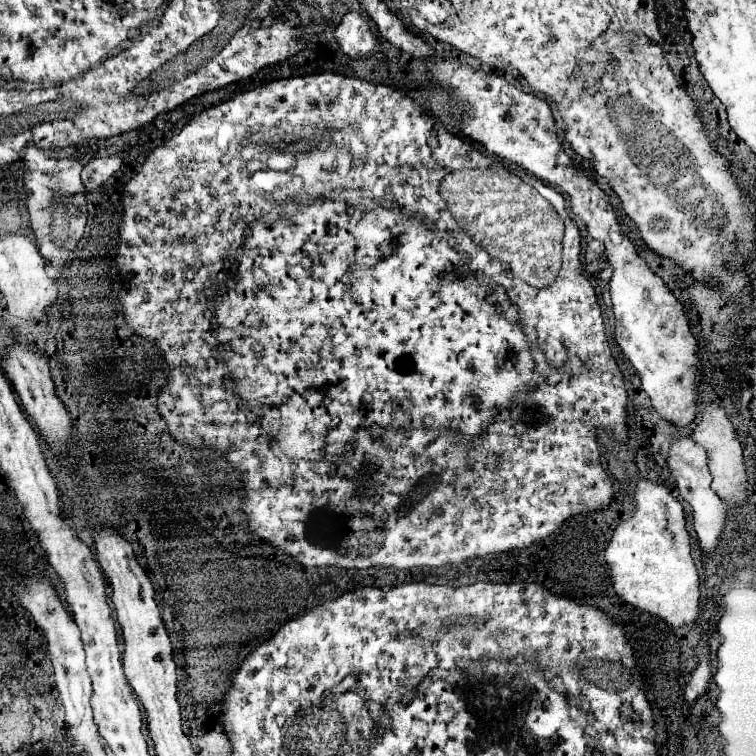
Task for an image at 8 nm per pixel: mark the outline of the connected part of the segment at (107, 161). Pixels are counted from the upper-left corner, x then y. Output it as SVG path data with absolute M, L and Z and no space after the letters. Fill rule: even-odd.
M109 154L109 156L99 156L95 160L91 160L89 164L85 164L83 168L83 184L87 190L95 190L99 188L113 172L117 172L121 166L121 158L117 154Z

